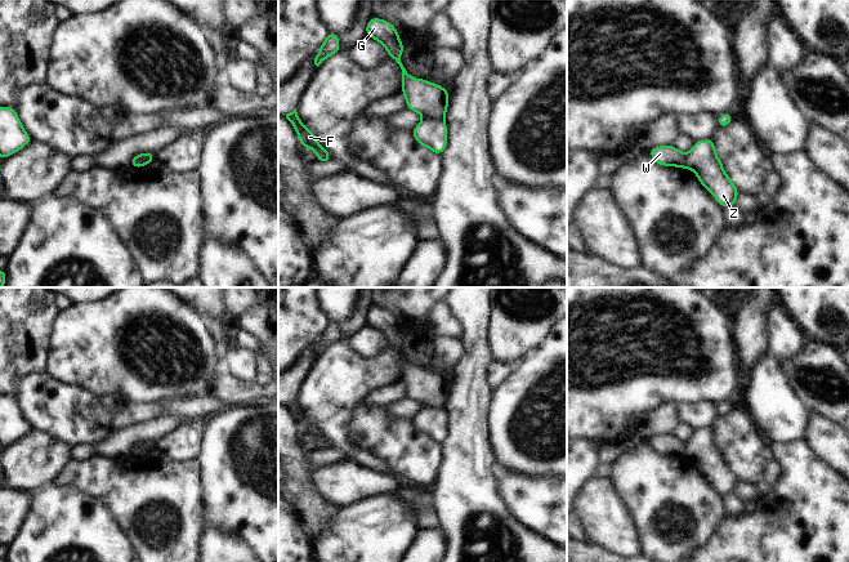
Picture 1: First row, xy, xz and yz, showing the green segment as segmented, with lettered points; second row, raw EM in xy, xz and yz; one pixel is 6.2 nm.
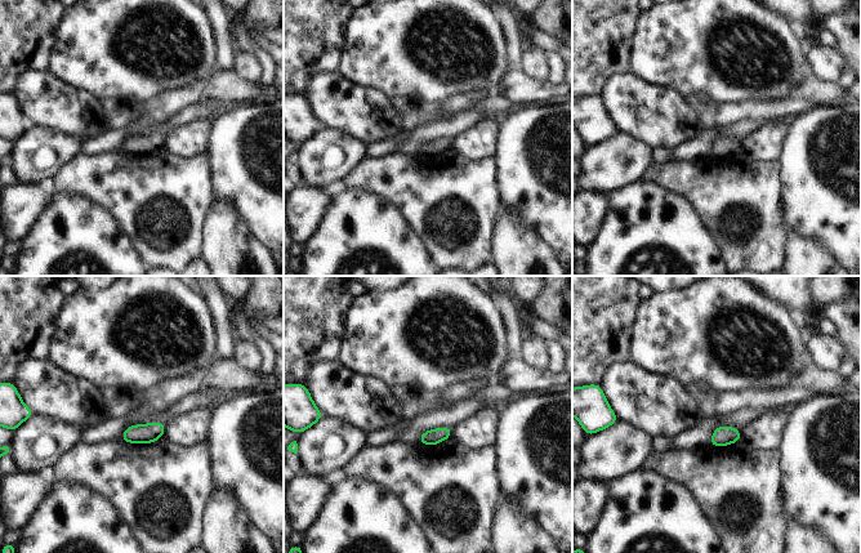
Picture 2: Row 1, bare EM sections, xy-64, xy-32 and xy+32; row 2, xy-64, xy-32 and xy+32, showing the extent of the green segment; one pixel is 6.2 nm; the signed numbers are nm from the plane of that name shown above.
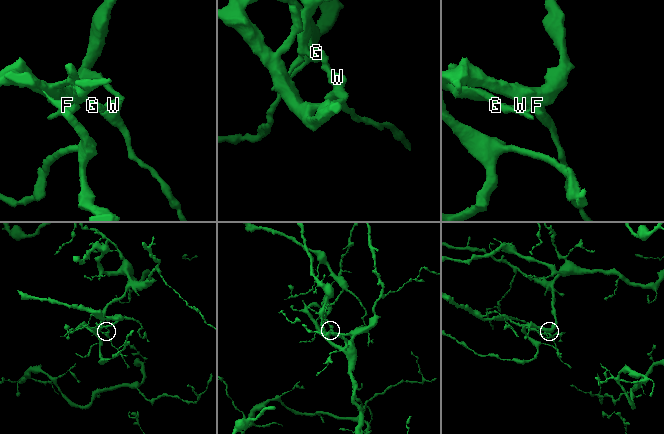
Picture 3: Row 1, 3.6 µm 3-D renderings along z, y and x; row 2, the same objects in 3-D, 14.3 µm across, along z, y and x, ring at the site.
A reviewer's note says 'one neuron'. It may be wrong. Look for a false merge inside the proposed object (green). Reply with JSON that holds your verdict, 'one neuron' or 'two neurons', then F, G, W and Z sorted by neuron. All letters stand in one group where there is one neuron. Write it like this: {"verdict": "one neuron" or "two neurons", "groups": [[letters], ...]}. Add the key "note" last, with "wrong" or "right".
{"verdict": "two neurons", "groups": [["F", "Z"], ["G", "W"]], "note": "wrong"}

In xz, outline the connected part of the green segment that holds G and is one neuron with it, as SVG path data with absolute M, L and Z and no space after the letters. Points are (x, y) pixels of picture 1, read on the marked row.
M371 17L365 27L366 35L379 41L402 70L401 92L406 98L406 108L423 115L425 119L442 120L448 108L450 93L442 85L415 79L407 73L401 62L405 49L398 30L388 21Z

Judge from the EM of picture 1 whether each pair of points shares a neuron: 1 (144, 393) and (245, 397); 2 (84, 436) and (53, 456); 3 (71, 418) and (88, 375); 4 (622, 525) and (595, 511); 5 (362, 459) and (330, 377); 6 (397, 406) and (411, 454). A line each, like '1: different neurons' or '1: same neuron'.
1: different neurons
2: different neurons
3: different neurons
4: same neuron
5: same neuron
6: different neurons

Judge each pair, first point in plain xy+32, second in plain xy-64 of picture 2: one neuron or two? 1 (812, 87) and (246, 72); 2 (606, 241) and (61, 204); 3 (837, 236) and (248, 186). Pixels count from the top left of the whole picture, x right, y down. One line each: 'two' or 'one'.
1: two
2: one
3: one

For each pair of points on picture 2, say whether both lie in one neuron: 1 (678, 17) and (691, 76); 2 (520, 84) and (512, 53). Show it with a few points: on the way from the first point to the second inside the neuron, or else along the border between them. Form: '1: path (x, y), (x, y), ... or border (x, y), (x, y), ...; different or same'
1: path (678, 31), (691, 48), (691, 62); same
2: border (517, 67), (509, 70); different

